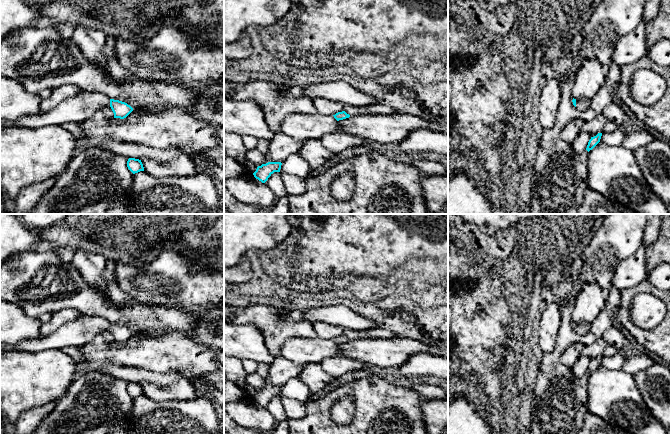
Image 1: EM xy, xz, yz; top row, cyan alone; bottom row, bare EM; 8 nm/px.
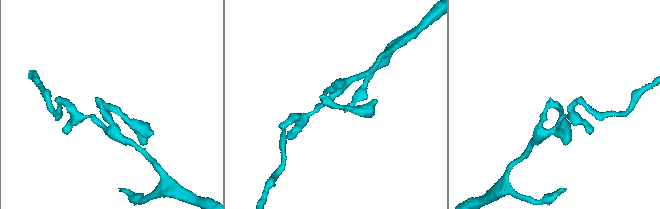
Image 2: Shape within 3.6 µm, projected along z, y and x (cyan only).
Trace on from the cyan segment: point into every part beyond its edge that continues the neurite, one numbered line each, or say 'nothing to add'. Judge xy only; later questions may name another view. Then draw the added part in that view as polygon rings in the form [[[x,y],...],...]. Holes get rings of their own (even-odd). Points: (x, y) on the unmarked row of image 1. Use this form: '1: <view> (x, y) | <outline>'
1: xy (80, 332) | [[[81,316],[62,325],[52,334],[13,344],[15,351],[40,352],[66,346],[88,345],[97,335],[110,331],[110,322],[100,316]]]

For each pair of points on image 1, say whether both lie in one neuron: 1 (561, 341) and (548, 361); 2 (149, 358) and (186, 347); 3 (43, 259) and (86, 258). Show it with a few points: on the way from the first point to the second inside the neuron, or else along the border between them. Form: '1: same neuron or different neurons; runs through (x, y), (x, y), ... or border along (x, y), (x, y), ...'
1: same neuron; runs through (560, 346), (553, 356)
2: same neuron; runs through (158, 353), (177, 352)
3: different neurons; border along (71, 263), (86, 281)

